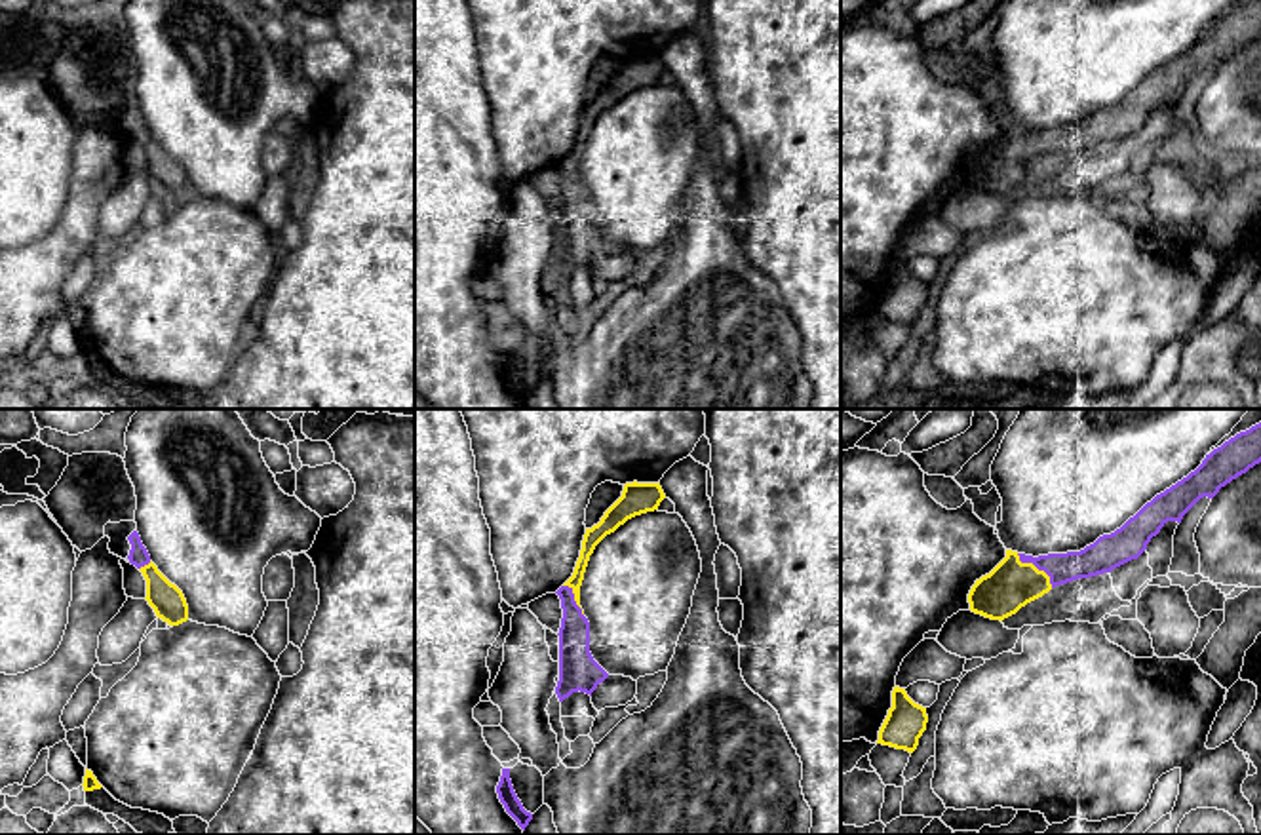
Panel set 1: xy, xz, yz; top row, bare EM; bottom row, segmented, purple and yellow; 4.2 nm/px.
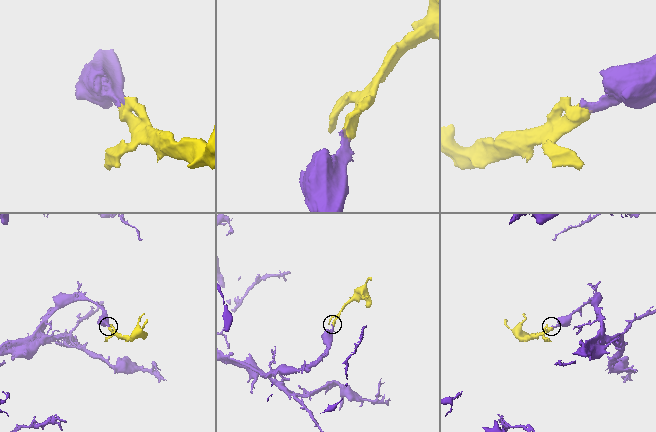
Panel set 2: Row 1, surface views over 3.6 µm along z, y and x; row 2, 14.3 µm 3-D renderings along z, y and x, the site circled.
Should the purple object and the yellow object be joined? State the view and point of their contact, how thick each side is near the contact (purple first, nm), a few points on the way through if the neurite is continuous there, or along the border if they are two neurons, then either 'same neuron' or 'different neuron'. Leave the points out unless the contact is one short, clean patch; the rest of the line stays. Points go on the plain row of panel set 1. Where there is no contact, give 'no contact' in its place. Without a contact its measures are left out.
contact yz (1037, 141); calibres 130 and 200 nm; way yz (1094, 134), (1067, 141), (1037, 141), (1012, 158); same neuron

